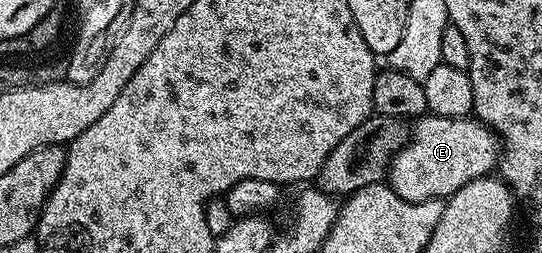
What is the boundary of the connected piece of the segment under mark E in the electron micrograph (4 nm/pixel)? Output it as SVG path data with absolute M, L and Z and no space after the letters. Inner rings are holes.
M430 114L422 115L410 125L406 146L391 160L389 187L403 200L409 202L443 200L461 190L461 186L482 176L492 175L496 171L500 155L499 137L487 125L479 123L478 119L462 116L450 120Z

